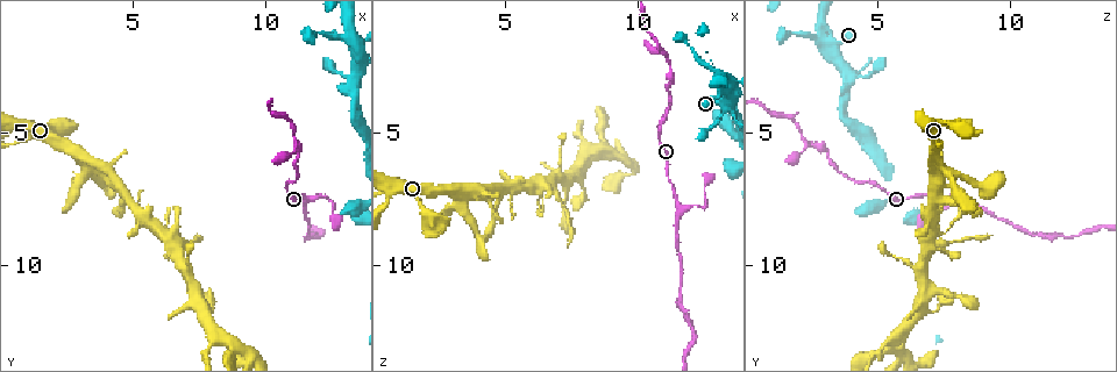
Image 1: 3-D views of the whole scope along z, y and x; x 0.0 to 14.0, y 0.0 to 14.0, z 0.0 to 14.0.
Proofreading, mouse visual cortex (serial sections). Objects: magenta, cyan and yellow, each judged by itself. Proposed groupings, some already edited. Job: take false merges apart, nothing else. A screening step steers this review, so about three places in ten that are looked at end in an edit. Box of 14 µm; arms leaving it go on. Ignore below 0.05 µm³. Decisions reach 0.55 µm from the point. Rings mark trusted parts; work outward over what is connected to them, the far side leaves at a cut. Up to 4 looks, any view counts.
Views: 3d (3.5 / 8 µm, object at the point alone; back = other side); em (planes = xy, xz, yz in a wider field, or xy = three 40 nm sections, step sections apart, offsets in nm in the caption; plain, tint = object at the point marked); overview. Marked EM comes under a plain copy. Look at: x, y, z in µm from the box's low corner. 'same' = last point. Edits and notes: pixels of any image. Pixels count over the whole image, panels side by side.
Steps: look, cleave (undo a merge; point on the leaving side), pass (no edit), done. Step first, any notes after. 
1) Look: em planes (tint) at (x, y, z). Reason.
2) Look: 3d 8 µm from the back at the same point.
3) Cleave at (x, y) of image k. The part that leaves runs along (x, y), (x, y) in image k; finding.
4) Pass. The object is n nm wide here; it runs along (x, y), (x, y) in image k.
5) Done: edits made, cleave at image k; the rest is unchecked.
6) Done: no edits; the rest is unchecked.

Look: 3d 3.5 µm at (11.1, 5.6, 2.4). A fork.

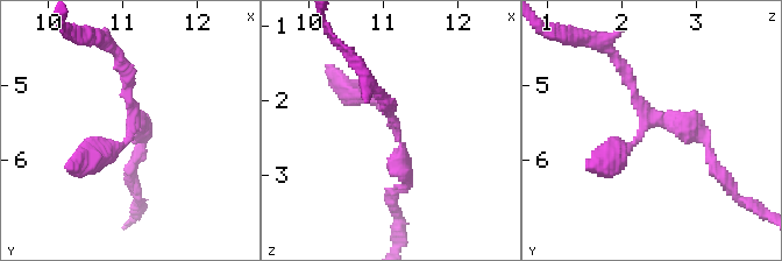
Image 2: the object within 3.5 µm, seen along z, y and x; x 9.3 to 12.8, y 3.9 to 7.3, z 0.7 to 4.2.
Look: em xy step 5 (tint) at (11.15, 5.45, 2.40). 3 arms meet here; the arms are 150, 150, 200 nm wide.

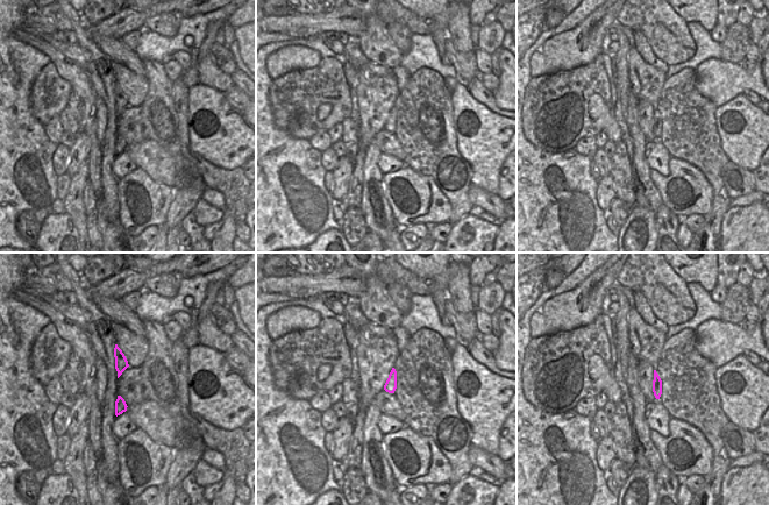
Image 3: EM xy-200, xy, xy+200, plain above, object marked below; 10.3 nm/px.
Pass. It runs along (709, 147), (649, 122), (615, 58) in image 2; continuous, no second cell.

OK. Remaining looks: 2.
Look: 3d 8 µm at (12.5, 7.6, 7.8). Sharp bend.

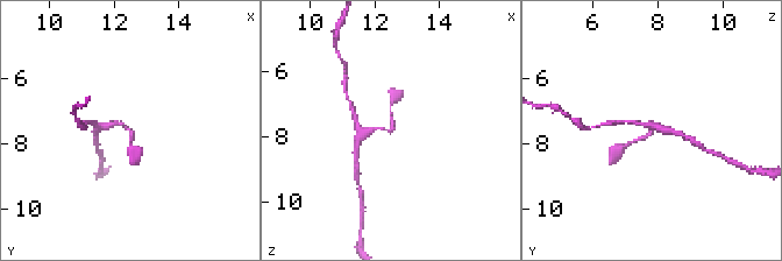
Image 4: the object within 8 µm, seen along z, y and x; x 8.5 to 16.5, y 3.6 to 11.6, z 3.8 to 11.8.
Look: em planes (tint) at (12.5, 7.6, 7.9). The arms are 150, 250 nm wide; need the tissue.

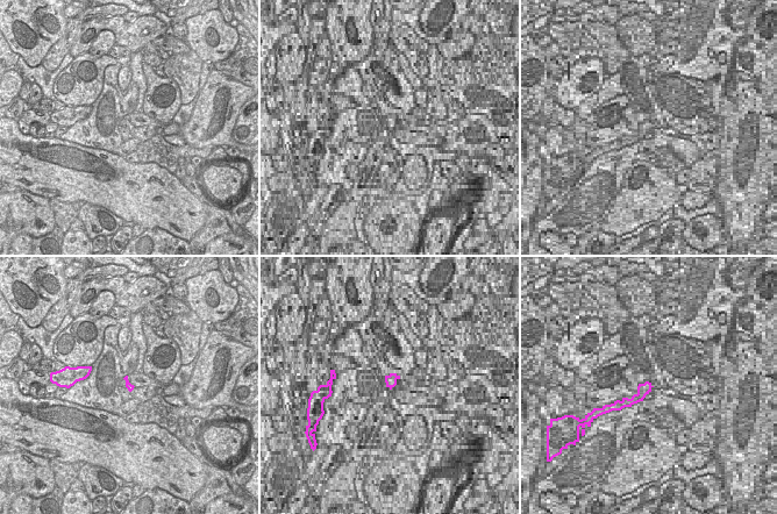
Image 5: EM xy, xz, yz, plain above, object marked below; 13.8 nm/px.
Pass. It runs along (99, 126), (123, 124), (132, 132), (132, 146) in image 4; one cell here.

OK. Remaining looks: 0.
Done: no edits; the rest is unchecked.

